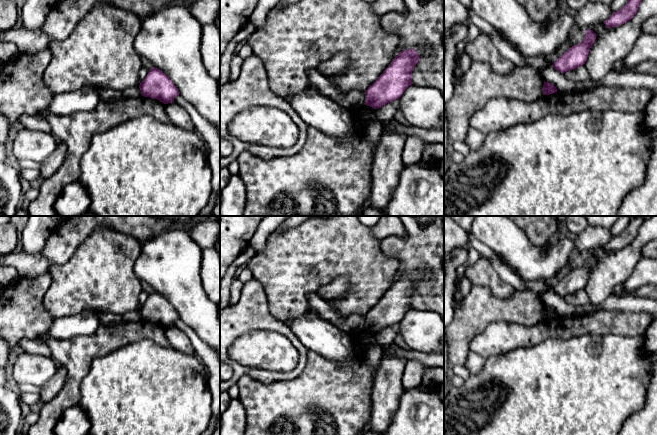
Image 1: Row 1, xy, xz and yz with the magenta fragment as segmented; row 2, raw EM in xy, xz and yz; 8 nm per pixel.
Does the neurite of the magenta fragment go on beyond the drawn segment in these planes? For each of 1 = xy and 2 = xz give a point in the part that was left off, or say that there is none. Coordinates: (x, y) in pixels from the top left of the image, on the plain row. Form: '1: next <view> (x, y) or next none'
1: next none
2: next none

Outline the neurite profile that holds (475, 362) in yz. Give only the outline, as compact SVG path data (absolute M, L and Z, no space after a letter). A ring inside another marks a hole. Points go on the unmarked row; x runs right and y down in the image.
M470 351L464 366L469 370L471 375L476 375L485 365L485 361L486 359L481 355Z

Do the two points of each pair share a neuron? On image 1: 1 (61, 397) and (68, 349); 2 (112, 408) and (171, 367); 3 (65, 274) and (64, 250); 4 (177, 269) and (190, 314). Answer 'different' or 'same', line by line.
1: same
2: same
3: different
4: same

